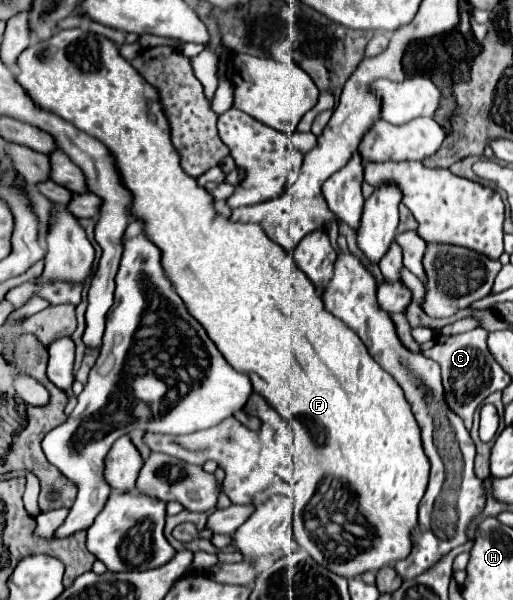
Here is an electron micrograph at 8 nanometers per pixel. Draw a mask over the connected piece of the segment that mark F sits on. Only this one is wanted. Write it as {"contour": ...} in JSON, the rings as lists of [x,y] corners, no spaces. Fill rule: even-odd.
{"contour":[[[84,28],[60,30],[50,40],[32,44],[18,56],[16,82],[26,90],[26,94],[32,98],[32,102],[38,108],[48,110],[48,112],[60,116],[62,120],[74,124],[78,130],[94,136],[96,140],[100,140],[110,150],[110,154],[114,156],[114,164],[118,168],[118,176],[120,176],[124,188],[130,188],[130,194],[132,194],[130,214],[132,214],[132,218],[142,220],[142,224],[146,228],[144,230],[146,238],[152,240],[152,244],[158,246],[158,250],[162,254],[164,272],[166,272],[168,280],[172,282],[172,286],[176,288],[178,296],[184,300],[188,312],[204,326],[210,340],[216,344],[216,348],[226,358],[226,362],[230,366],[234,366],[238,372],[246,374],[252,382],[254,392],[264,396],[270,402],[270,406],[274,406],[274,410],[286,420],[288,428],[294,434],[294,484],[292,484],[292,488],[294,488],[294,538],[296,538],[296,542],[318,564],[322,564],[324,568],[330,568],[330,572],[340,574],[344,578],[358,576],[366,570],[378,572],[378,568],[394,566],[398,560],[406,558],[410,554],[410,548],[412,548],[410,530],[418,524],[418,504],[420,504],[420,500],[426,492],[430,464],[426,460],[426,454],[422,452],[420,432],[418,432],[418,424],[412,416],[410,404],[406,402],[404,392],[396,384],[396,380],[390,374],[386,374],[378,366],[378,362],[372,360],[372,356],[368,354],[362,340],[342,320],[338,320],[336,316],[332,316],[324,308],[324,302],[322,302],[318,290],[314,288],[310,278],[302,270],[298,270],[292,254],[288,254],[280,244],[274,244],[264,234],[260,224],[244,224],[244,222],[234,224],[230,218],[224,218],[222,214],[218,214],[214,210],[212,194],[206,188],[198,186],[196,178],[188,176],[180,166],[180,156],[178,156],[178,152],[176,152],[176,148],[170,140],[170,124],[166,120],[166,114],[164,114],[158,92],[132,68],[132,64],[128,60],[124,60],[120,56],[118,46],[112,40],[108,40],[106,36],[88,32]]]}

